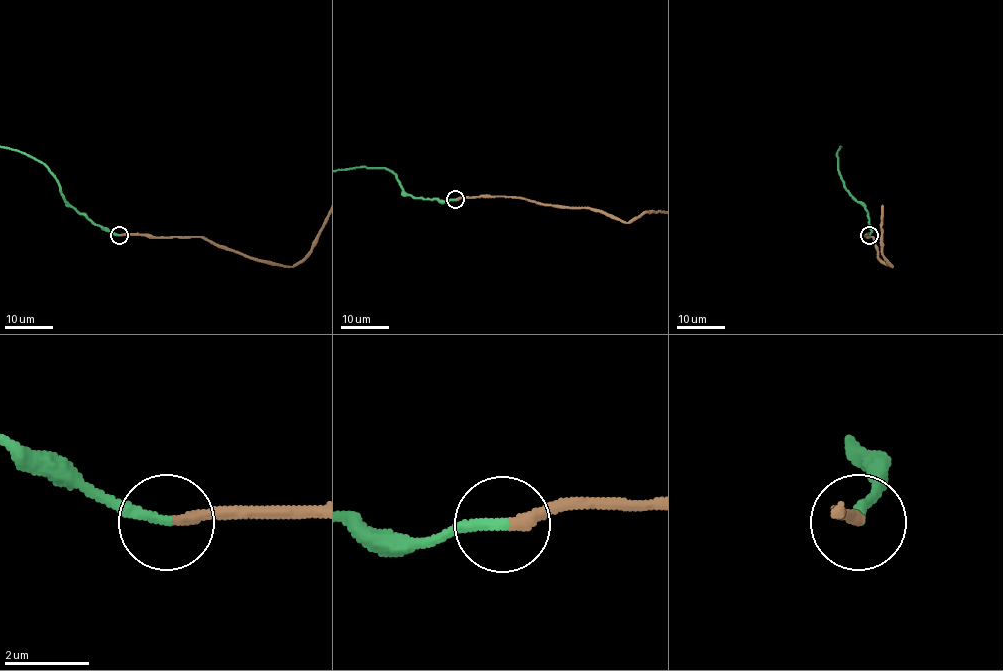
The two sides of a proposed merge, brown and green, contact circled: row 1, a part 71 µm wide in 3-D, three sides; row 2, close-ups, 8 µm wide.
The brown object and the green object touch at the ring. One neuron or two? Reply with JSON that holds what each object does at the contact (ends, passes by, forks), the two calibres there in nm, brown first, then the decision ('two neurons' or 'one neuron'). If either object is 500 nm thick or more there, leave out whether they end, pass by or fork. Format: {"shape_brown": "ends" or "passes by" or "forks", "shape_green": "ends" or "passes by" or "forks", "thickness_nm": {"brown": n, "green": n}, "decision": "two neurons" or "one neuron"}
{"shape_brown": "ends", "shape_green": "ends", "thickness_nm": {"brown": 280, "green": 240}, "decision": "one neuron"}

